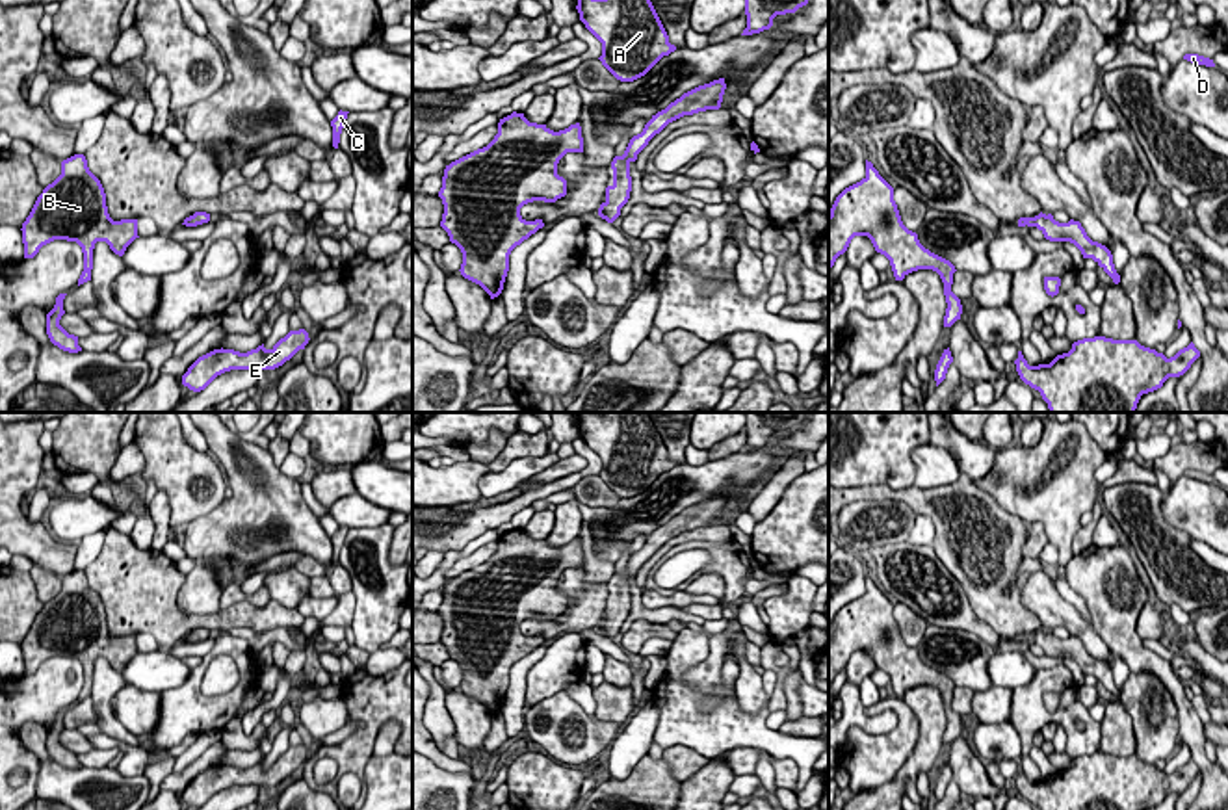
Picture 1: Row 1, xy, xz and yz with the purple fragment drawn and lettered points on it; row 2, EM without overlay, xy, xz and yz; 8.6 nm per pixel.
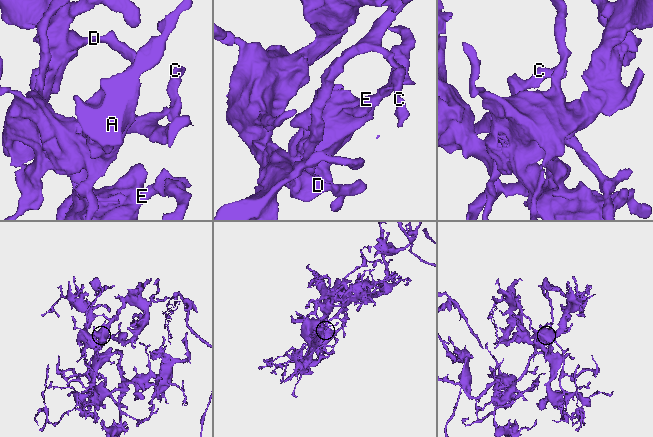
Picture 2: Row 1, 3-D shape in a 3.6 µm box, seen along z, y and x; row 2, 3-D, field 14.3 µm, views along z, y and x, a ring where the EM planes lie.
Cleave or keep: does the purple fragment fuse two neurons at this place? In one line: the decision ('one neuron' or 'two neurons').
one neuron

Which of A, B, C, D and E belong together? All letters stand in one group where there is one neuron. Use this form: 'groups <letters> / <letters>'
groups A B C D E

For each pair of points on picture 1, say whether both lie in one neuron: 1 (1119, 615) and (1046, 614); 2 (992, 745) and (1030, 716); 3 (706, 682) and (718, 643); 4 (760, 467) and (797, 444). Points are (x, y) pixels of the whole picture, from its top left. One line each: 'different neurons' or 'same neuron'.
1: different neurons
2: different neurons
3: same neuron
4: different neurons

